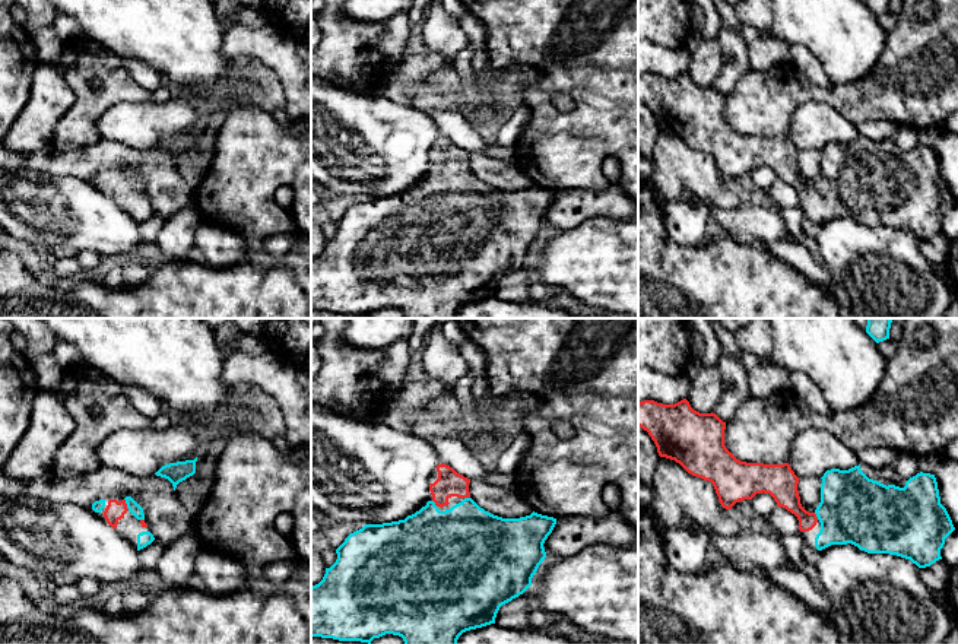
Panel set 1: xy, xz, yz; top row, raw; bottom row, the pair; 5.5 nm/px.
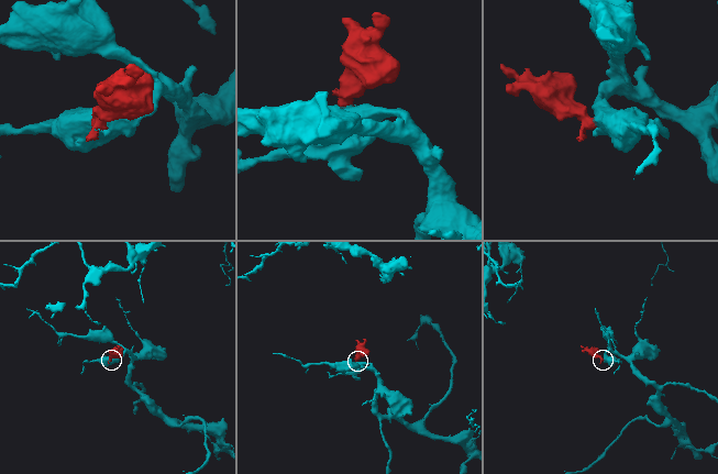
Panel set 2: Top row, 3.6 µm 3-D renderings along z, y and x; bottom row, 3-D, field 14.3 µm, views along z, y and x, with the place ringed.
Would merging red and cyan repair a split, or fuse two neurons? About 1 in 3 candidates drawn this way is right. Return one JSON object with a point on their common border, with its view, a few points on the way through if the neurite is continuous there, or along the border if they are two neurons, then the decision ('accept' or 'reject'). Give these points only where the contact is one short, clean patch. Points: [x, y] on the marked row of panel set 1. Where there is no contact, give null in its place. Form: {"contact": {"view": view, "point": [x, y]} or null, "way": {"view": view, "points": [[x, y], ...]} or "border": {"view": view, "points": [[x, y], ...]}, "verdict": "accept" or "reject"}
{"contact": {"view": "xy", "point": [126, 504]}, "way": {"view": "xy", "points": [[114, 511], [126, 504], [135, 508]]}, "verdict": "accept"}

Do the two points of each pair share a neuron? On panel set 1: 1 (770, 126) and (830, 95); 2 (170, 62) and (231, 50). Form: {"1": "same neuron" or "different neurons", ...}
{"1": "same neuron", "2": "different neurons"}

